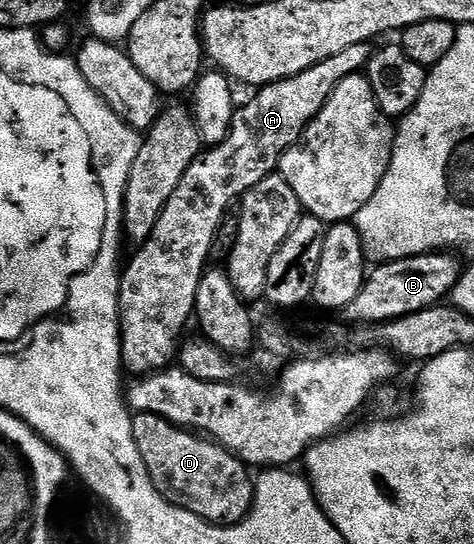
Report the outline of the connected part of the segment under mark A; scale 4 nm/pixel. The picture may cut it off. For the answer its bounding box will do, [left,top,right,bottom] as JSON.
[121,44,371,378]

